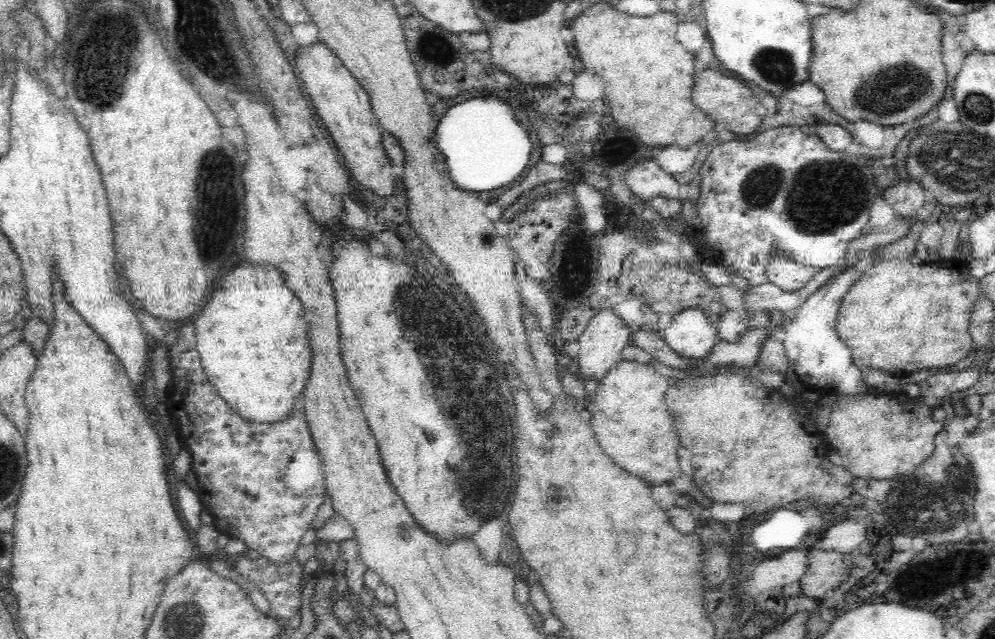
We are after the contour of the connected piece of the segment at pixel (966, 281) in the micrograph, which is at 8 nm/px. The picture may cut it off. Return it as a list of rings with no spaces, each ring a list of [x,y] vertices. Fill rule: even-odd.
[[[878,258],[863,267],[863,273],[843,295],[836,333],[852,350],[856,366],[880,368],[901,378],[928,368],[942,370],[958,364],[973,351],[968,318],[979,292],[979,279],[970,276],[968,260],[954,259],[952,264],[942,266],[938,262],[919,264],[914,259]]]

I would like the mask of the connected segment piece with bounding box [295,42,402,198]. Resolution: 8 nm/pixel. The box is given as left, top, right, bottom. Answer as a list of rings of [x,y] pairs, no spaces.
[[[323,42],[310,48],[298,47],[295,62],[302,87],[310,95],[313,108],[324,121],[326,132],[333,138],[338,154],[342,154],[346,160],[344,168],[358,180],[360,186],[368,188],[376,196],[394,196],[396,188],[402,187],[400,178],[392,173],[393,164],[382,142],[382,128],[372,112],[370,97],[360,81]]]

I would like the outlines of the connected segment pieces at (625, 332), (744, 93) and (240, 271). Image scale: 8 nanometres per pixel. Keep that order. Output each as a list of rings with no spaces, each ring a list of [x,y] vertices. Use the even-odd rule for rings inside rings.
[[[604,307],[599,313],[596,313],[578,340],[580,348],[577,362],[582,378],[584,380],[594,378],[600,382],[607,375],[608,370],[619,361],[622,350],[631,345],[631,340],[630,326],[622,320],[619,314],[614,312],[614,307]]]
[[[706,69],[700,71],[700,80],[694,84],[692,100],[694,104],[704,110],[704,112],[720,126],[721,129],[730,131],[734,134],[752,134],[762,124],[763,111],[760,101],[754,95],[750,88],[742,86],[738,80],[728,78],[728,74],[722,71]]]
[[[270,264],[234,266],[193,321],[204,372],[232,410],[256,422],[284,418],[295,406],[295,398],[302,396],[311,369],[304,309],[286,288],[285,275]]]

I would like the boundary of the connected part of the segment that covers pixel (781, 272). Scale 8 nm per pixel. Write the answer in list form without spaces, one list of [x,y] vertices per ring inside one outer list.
[[[774,251],[766,266],[766,279],[781,290],[793,292],[806,286],[817,272],[813,267],[794,262],[784,251]]]

